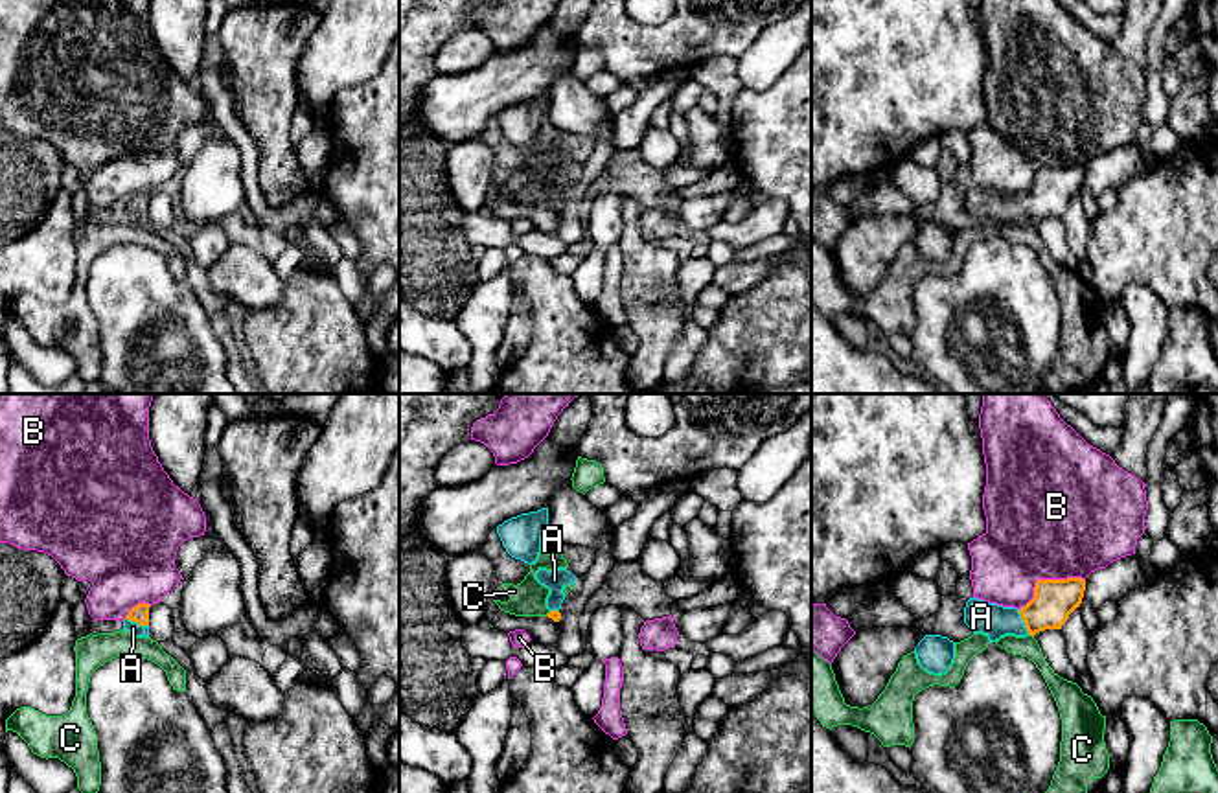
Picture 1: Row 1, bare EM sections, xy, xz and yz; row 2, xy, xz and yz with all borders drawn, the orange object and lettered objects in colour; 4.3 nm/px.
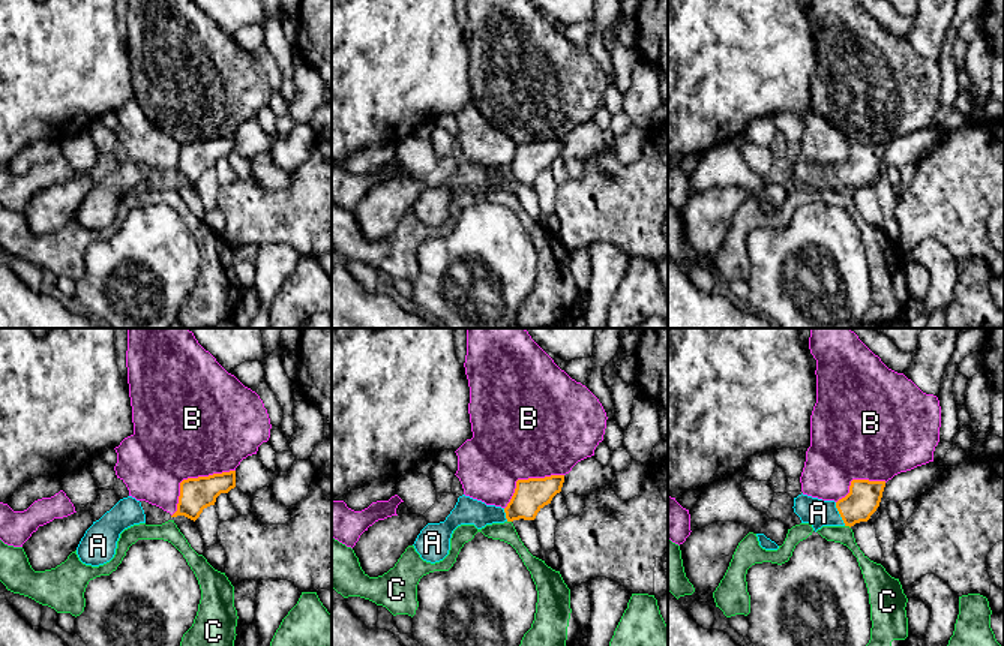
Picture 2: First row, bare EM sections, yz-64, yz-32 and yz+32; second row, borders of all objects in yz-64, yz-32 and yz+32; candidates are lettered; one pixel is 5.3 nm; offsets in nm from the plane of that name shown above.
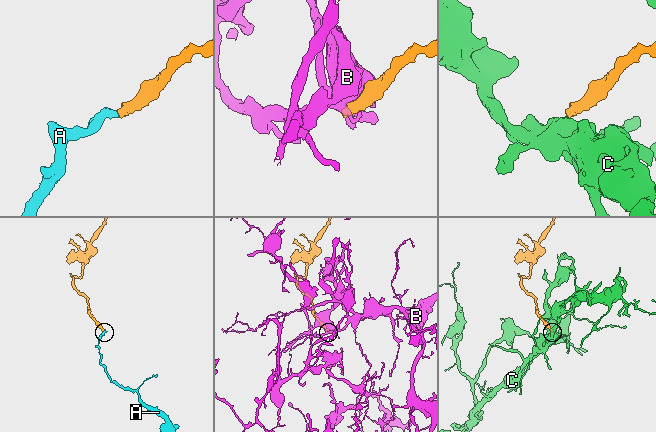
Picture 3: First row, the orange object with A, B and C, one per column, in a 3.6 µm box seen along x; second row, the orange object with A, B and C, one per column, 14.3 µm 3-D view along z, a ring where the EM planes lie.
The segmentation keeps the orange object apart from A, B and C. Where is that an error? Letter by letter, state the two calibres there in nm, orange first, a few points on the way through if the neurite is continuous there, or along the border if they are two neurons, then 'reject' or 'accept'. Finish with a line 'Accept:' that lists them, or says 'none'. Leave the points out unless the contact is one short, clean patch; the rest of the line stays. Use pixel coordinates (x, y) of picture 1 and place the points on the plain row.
A: 180 nm thick on the orange side, 140 nm on the other; runs through yz (1053, 190), (1033, 206), (1023, 208), (981, 205); accept
B: 180 nm thick on the orange side, 500 nm on the other; reject
C: 180 nm thick on the orange side, 100 nm on the other; border along yz (1029, 221), (1033, 225); reject
Accept: A

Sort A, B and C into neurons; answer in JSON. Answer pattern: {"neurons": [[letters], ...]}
{"neurons": [["A"], ["B"], ["C"]]}

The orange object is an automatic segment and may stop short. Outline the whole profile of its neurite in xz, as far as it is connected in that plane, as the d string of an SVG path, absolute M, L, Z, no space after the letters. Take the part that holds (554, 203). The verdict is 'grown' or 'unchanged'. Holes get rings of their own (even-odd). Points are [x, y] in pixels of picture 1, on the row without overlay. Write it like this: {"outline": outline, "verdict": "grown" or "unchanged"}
{"outline": "M539 156L535 167L550 177L550 182L546 186L546 195L550 197L550 201L546 204L552 206L554 210L559 210L561 206L559 197L565 188L563 177L570 171L576 171L578 166L567 156L556 158Z", "verdict": "grown"}

